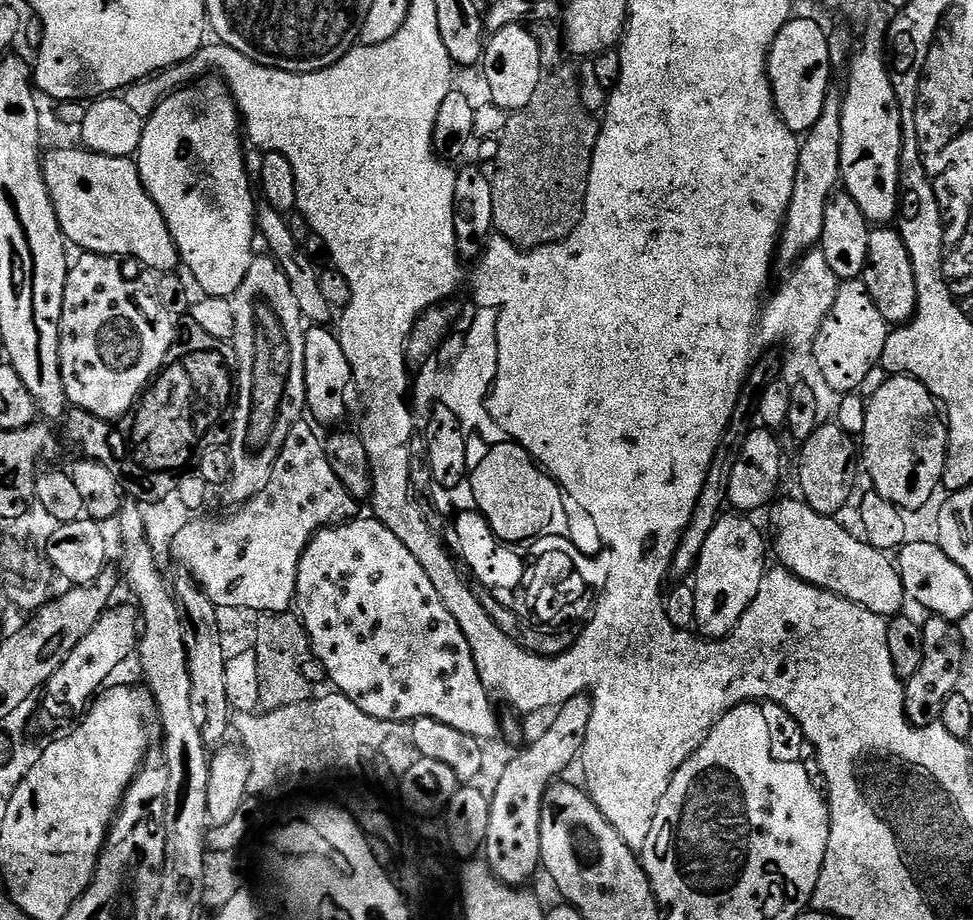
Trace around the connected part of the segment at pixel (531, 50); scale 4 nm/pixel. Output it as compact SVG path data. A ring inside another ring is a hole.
M515 24L491 33L482 59L484 80L488 83L491 103L511 114L520 111L534 98L540 77L540 42L535 35L528 33L527 27Z

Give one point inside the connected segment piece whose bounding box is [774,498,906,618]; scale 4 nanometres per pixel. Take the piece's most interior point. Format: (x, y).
(817, 549)

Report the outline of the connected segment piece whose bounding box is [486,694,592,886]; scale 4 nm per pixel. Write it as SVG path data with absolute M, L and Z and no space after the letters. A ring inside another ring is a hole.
M585 694L575 696L559 705L555 709L552 721L548 724L548 729L533 742L529 748L524 748L504 769L500 772L500 781L496 784L496 793L491 793L492 813L490 814L489 832L486 841L487 863L492 865L492 870L496 877L503 884L513 886L527 885L527 880L537 871L541 871L540 855L542 854L542 834L540 833L540 823L542 822L542 806L544 805L544 795L548 793L548 787L575 762L581 759L586 748L588 731L592 728L592 698Z

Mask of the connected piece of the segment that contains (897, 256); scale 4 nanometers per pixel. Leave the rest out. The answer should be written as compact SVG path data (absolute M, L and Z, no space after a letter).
M876 226L869 231L868 265L864 268L862 279L870 290L870 298L874 298L874 306L878 306L878 314L882 314L890 326L903 326L916 315L918 286L912 255L910 250L906 250L906 242L895 227Z

